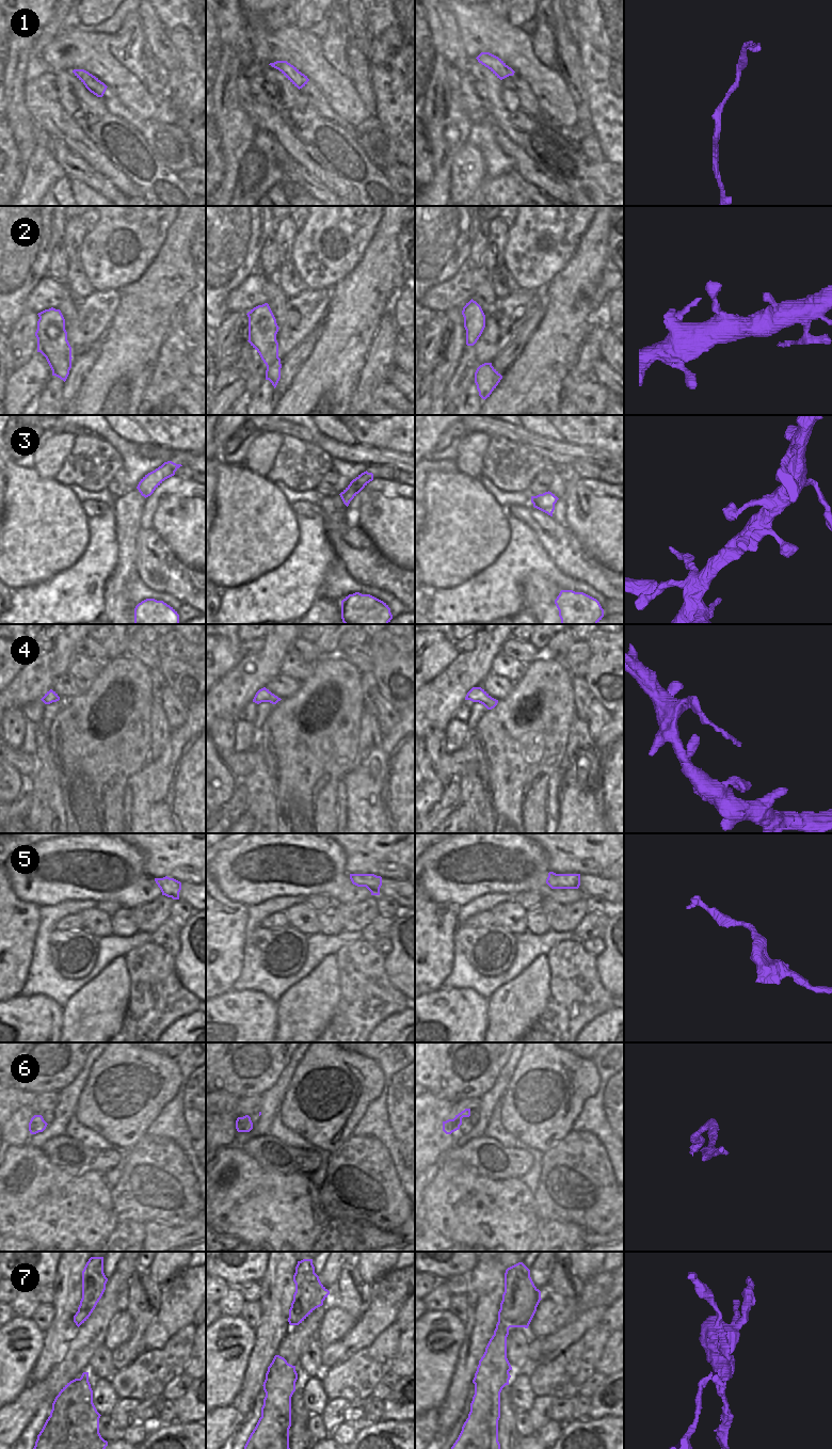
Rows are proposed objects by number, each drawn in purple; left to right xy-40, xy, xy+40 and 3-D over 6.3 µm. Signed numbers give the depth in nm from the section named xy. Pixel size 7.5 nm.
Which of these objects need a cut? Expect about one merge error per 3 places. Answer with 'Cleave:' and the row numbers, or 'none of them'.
Cleave: 7

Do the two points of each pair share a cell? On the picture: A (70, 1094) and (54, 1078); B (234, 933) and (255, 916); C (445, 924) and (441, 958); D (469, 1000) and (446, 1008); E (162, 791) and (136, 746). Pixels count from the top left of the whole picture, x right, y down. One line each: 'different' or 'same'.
A: different
B: different
C: same
D: same
E: different

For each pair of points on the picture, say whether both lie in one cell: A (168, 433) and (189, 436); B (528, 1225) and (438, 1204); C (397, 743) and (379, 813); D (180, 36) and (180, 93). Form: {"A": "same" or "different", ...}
{"A": "same", "B": "same", "C": "same", "D": "same"}

